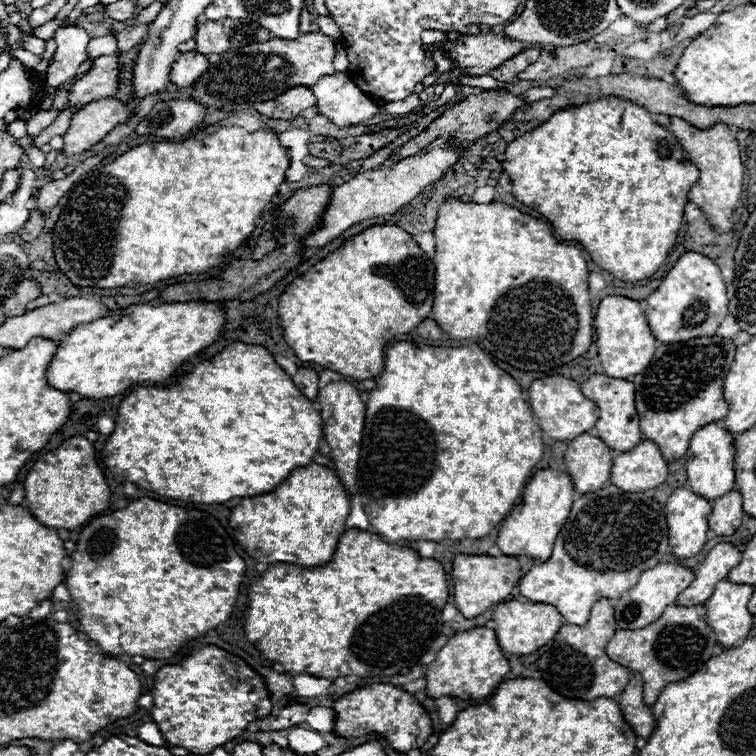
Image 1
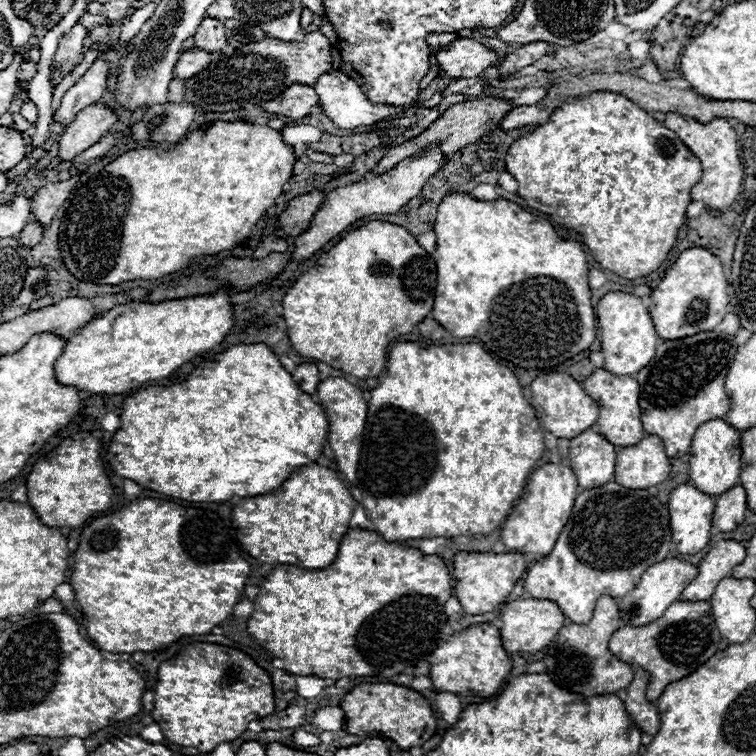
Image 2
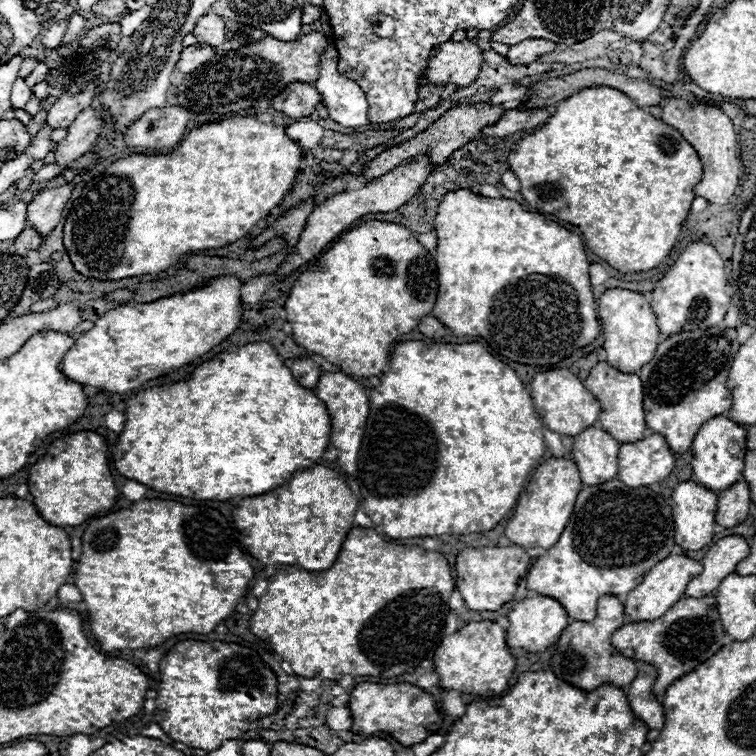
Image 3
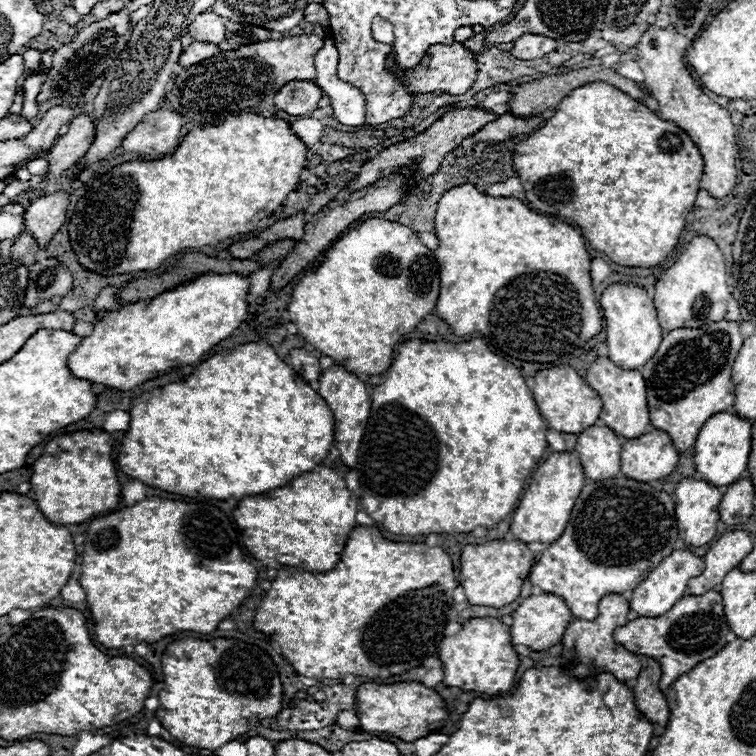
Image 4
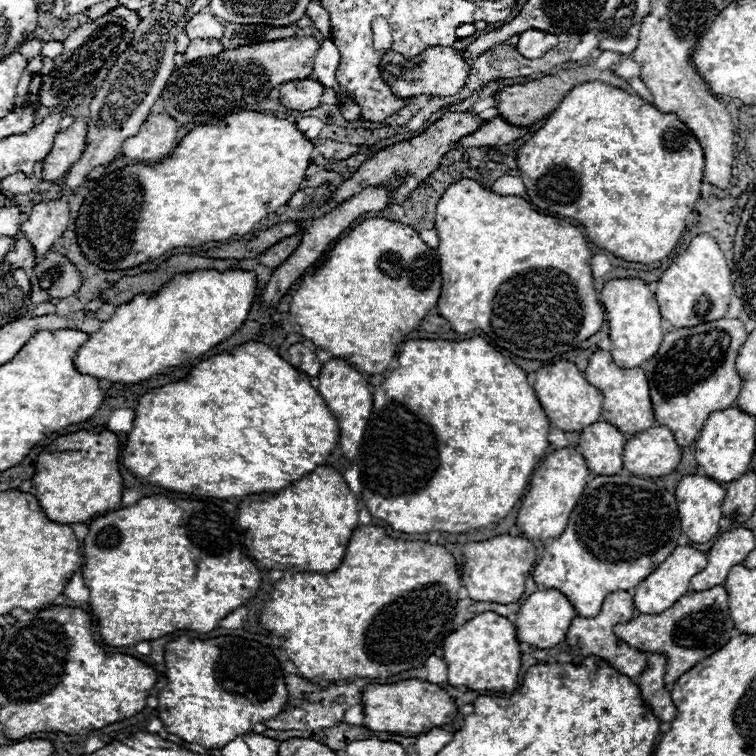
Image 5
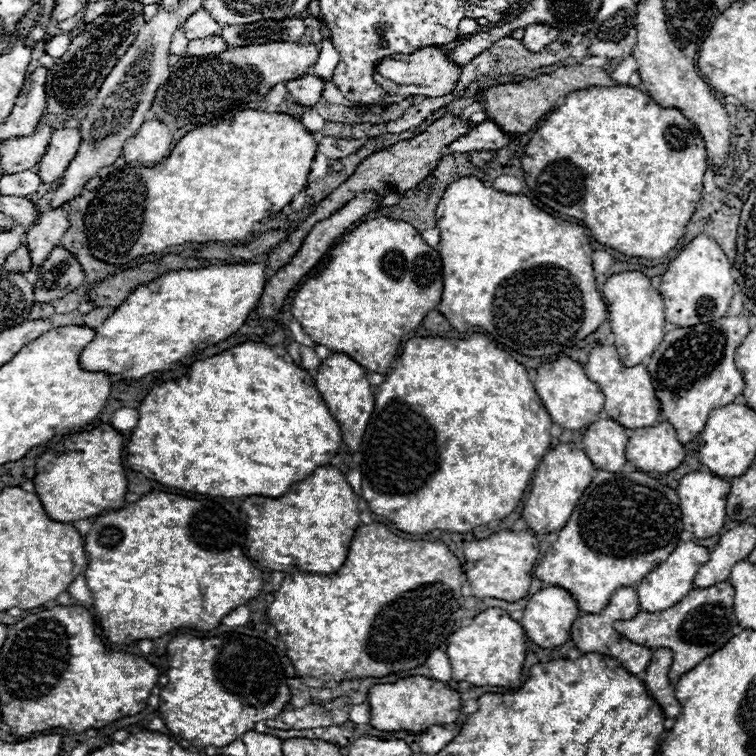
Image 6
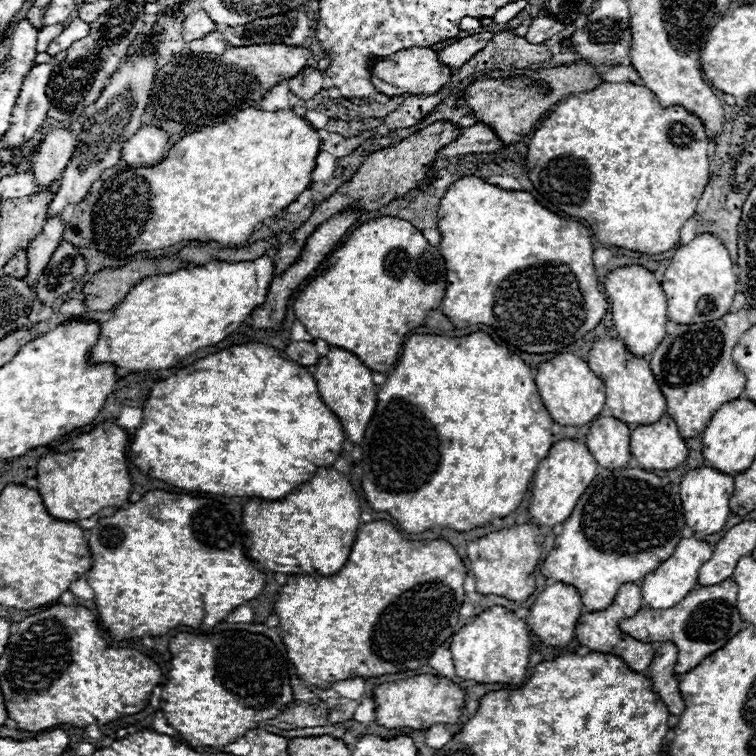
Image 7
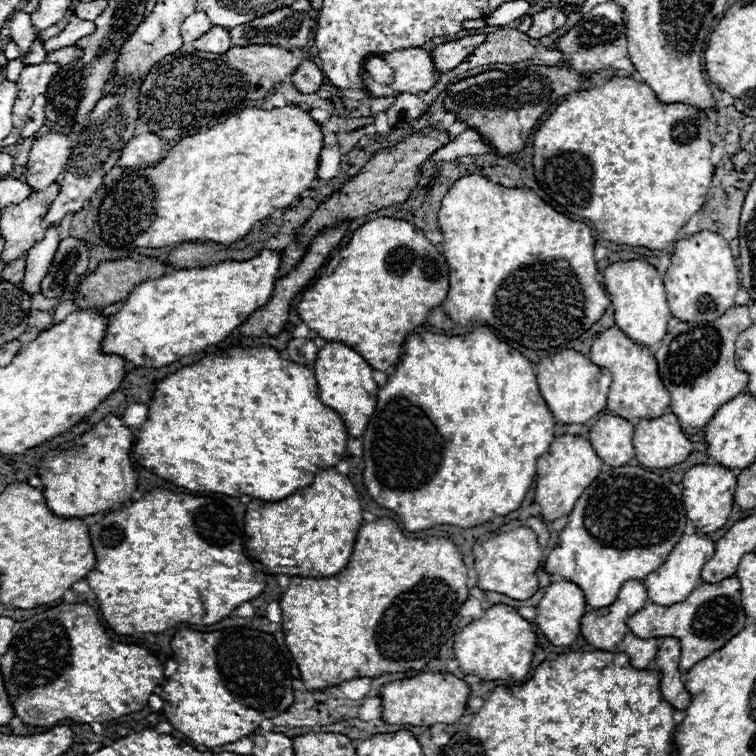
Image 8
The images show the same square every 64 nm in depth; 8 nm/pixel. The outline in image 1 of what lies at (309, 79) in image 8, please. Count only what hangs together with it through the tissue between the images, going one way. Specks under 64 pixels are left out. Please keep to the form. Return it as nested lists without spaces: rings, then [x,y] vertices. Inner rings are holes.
[[[292,88],[290,92],[278,96],[276,100],[270,102],[256,102],[252,104],[254,110],[258,110],[262,116],[268,116],[272,120],[282,118],[282,120],[292,120],[296,118],[302,110],[316,106],[316,98],[310,88]]]

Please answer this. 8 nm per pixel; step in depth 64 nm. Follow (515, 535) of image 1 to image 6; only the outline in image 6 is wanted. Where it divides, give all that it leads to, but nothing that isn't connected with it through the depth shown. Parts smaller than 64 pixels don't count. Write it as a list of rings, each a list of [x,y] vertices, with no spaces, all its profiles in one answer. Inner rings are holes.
[[[560,444],[560,446],[552,448],[542,458],[542,462],[538,464],[538,468],[534,472],[530,494],[528,494],[528,498],[524,502],[524,510],[522,510],[522,520],[526,520],[528,528],[534,534],[560,532],[566,526],[570,512],[578,504],[582,492],[588,488],[594,474],[596,474],[596,468],[592,466],[590,458],[582,450],[578,450],[574,444]]]

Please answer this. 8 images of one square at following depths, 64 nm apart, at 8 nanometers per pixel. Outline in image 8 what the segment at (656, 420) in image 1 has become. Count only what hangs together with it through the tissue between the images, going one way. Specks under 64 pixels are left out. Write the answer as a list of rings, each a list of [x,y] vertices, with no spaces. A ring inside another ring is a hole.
[[[734,306],[712,322],[680,322],[656,348],[658,374],[670,394],[670,410],[688,436],[704,430],[716,410],[736,398],[748,384],[748,374],[736,368],[734,344],[740,332],[752,326],[746,306]]]

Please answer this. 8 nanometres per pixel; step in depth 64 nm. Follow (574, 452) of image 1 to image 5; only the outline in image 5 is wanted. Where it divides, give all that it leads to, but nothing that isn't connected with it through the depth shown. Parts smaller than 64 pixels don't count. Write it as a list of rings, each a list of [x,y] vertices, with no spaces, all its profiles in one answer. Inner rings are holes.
[[[596,422],[582,430],[578,448],[594,476],[614,476],[622,470],[622,450],[626,436],[608,422]]]

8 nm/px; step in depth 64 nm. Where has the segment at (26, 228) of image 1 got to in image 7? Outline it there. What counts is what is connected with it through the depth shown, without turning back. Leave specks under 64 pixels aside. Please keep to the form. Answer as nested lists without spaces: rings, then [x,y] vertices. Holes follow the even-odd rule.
[[[24,250],[16,252],[16,256],[2,268],[4,274],[10,274],[10,276],[26,276],[28,274],[28,256]]]

